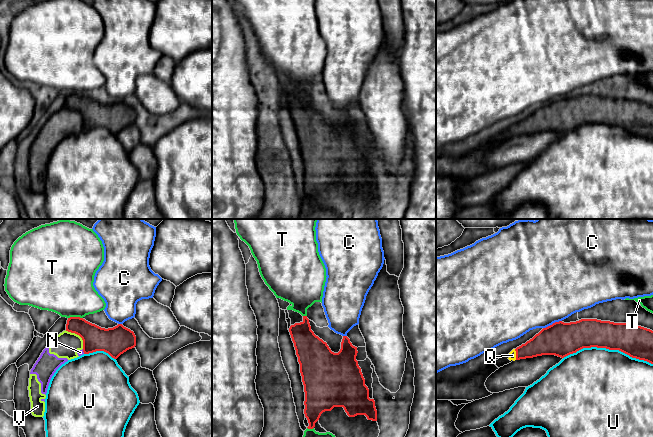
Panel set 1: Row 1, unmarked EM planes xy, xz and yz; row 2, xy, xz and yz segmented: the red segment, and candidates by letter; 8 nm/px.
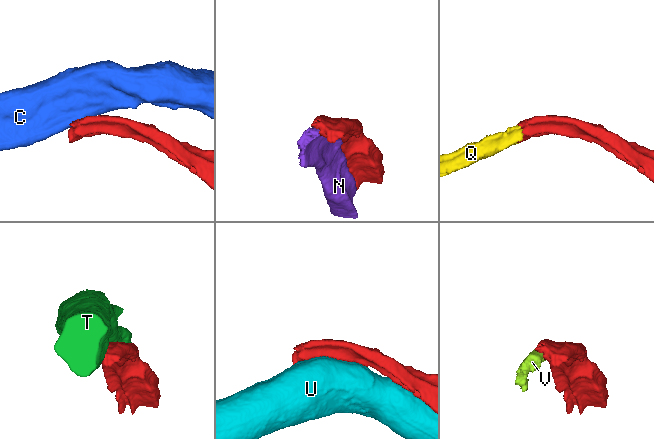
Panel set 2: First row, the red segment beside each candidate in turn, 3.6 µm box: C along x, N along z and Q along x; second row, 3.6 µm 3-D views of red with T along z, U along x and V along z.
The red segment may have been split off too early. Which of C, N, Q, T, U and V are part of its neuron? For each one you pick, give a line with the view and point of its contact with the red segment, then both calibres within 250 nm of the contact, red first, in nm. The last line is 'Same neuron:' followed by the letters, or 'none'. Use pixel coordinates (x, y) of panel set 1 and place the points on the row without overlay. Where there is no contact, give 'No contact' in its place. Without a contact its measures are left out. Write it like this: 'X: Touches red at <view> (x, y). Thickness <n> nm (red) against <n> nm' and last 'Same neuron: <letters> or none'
Q: Touches red at yz (516, 130). Thickness 190 nm (red) against 60 nm
Same neuron: Q

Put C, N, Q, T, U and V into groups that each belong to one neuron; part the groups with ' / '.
C / N V / Q / T / U

